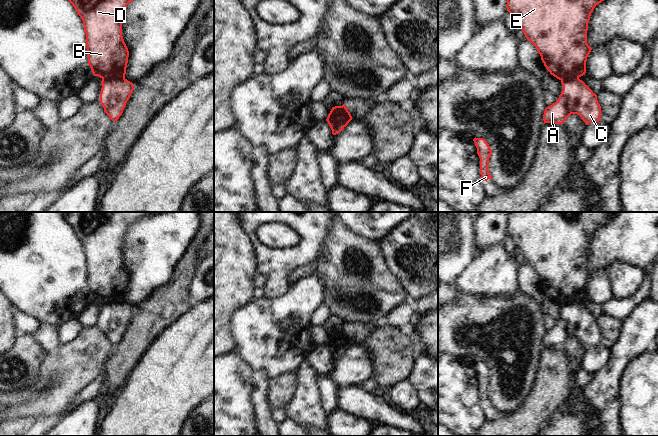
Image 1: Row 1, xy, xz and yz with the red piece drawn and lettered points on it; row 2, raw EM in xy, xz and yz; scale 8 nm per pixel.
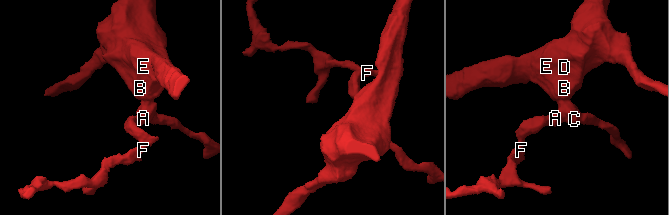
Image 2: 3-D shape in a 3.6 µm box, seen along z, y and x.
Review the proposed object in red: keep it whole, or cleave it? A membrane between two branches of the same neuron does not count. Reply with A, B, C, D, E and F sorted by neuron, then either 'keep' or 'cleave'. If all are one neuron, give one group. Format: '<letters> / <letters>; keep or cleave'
A C F / B D E; cleave

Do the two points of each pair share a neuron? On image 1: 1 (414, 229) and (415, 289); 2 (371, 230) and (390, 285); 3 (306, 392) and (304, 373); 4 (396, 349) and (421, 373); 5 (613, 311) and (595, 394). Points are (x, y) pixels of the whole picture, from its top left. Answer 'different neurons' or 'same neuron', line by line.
1: same neuron
2: different neurons
3: same neuron
4: different neurons
5: different neurons

